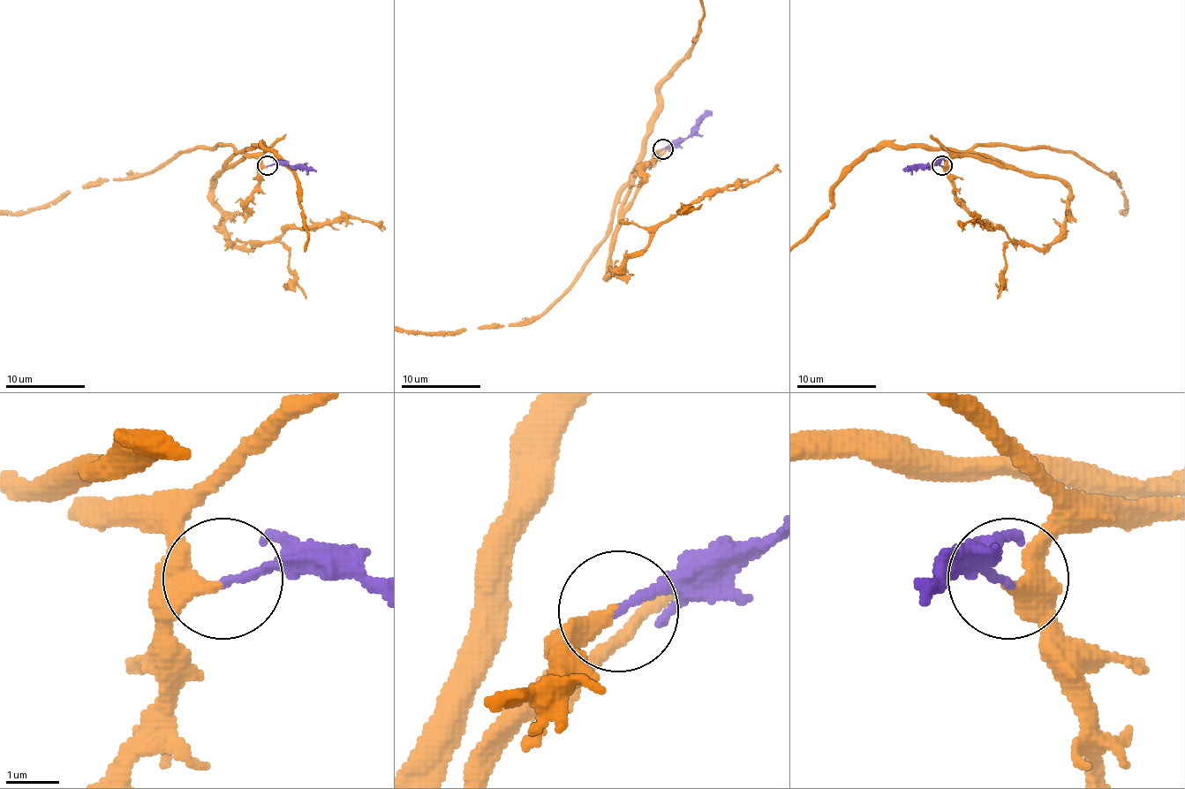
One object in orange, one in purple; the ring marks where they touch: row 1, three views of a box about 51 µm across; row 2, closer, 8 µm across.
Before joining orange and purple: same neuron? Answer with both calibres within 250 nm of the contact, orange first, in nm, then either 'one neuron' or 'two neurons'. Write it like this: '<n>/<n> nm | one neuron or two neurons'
320/150 nm | one neuron

